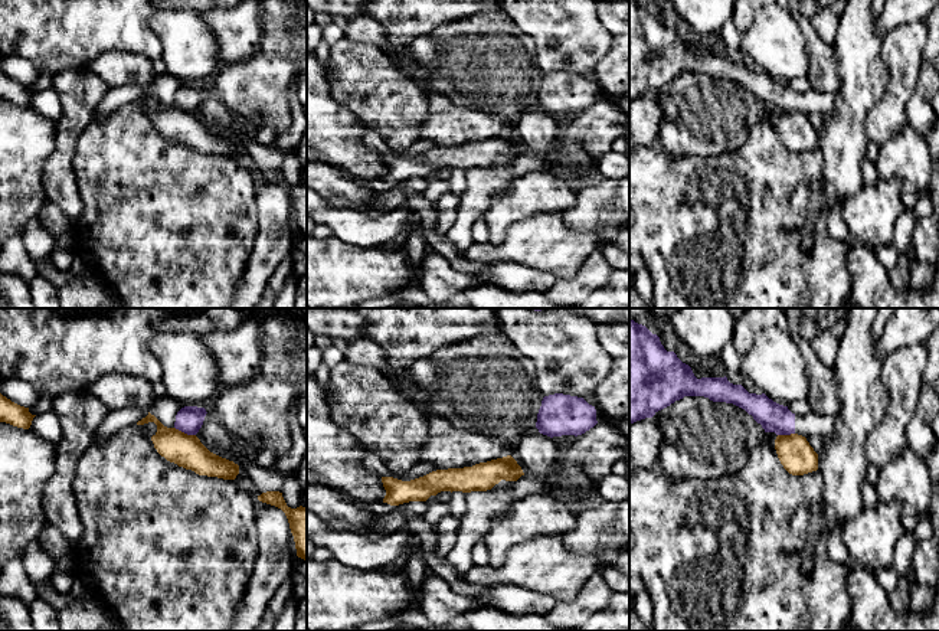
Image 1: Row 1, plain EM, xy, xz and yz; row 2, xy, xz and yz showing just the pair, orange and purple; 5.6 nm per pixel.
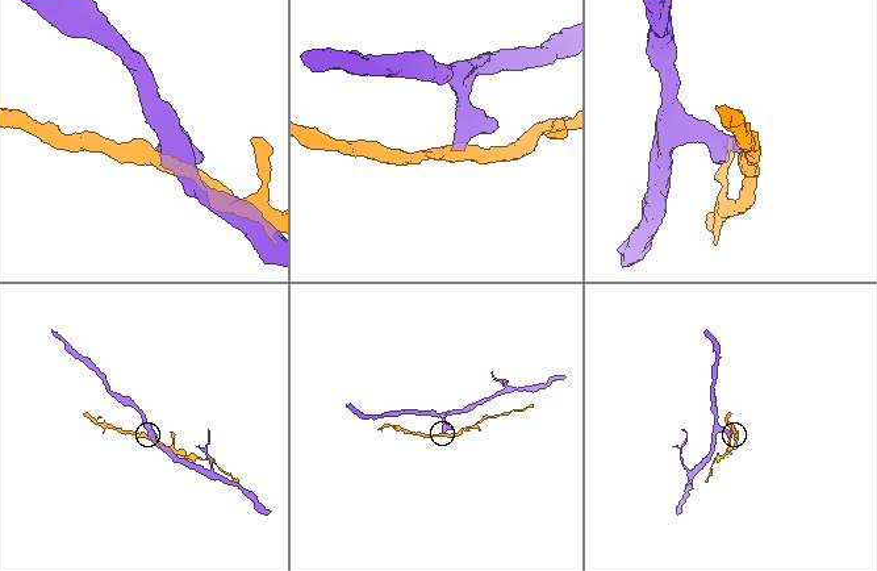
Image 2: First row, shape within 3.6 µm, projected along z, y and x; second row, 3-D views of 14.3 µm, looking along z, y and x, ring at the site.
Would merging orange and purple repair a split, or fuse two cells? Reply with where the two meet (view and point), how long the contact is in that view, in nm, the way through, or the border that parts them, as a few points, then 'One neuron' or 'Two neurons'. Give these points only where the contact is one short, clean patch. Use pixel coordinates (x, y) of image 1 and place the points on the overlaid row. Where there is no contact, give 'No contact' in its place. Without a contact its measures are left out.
Touches orange at xy (183, 432). Shared border 130 nm. Boundary: xy (174, 427), (195, 435). Two neurons

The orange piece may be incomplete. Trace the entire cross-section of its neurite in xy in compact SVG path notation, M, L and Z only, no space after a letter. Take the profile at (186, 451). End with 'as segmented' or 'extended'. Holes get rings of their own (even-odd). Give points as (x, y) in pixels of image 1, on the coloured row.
M150 412L137 425L148 422L157 425L157 432L151 437L151 441L157 452L167 461L192 470L199 475L235 480L239 474L238 464L210 452L196 435L167 428Z; as segmented

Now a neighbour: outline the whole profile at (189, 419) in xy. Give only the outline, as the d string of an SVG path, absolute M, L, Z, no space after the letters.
M184 406L176 415L174 428L187 435L196 435L203 425L206 413L205 408Z

